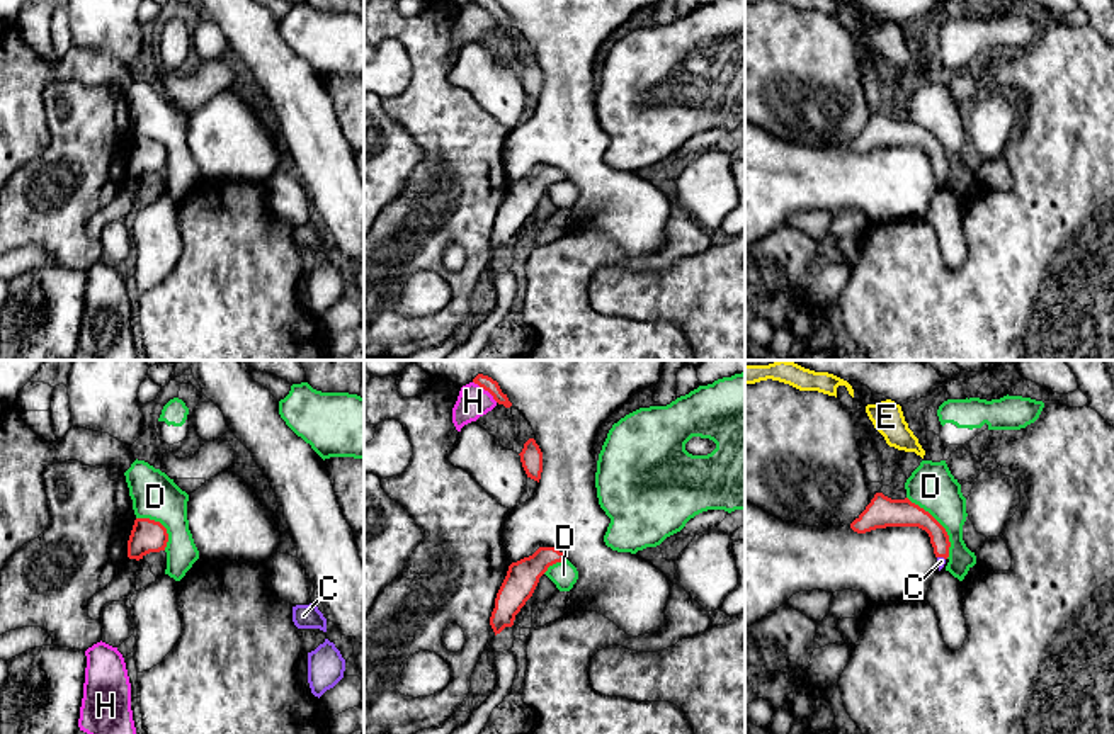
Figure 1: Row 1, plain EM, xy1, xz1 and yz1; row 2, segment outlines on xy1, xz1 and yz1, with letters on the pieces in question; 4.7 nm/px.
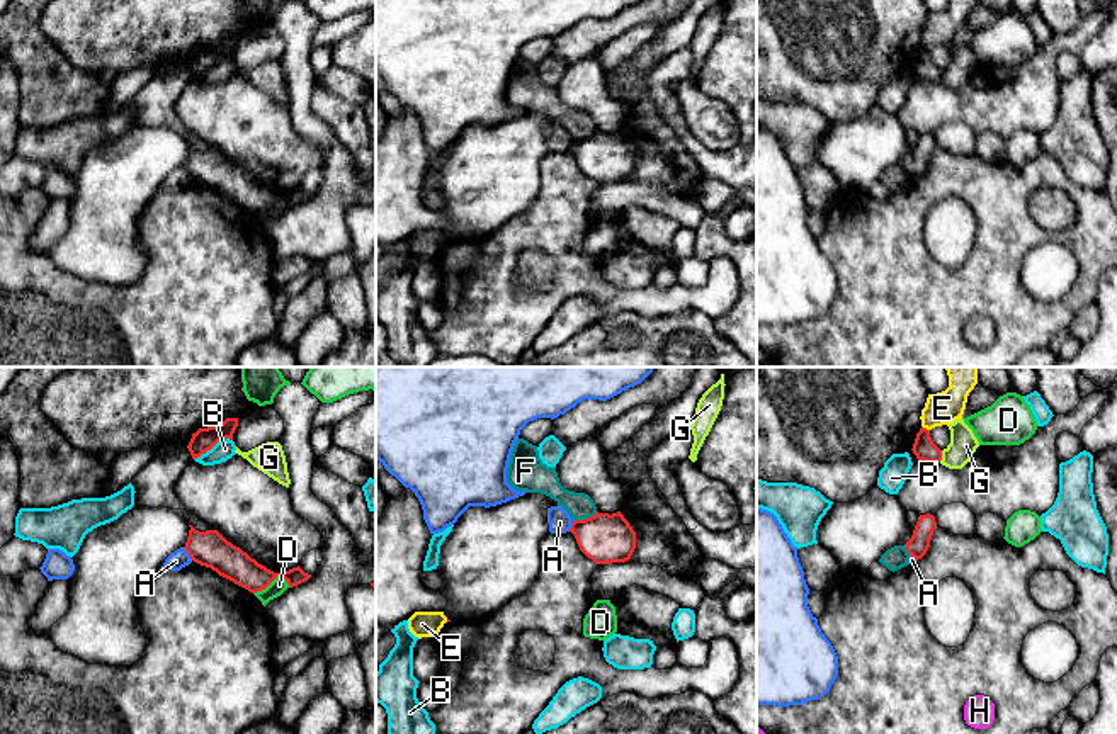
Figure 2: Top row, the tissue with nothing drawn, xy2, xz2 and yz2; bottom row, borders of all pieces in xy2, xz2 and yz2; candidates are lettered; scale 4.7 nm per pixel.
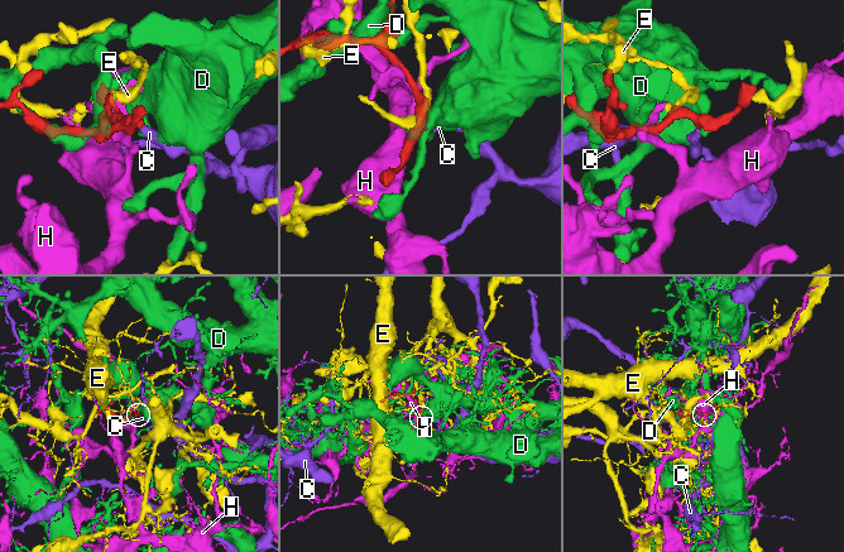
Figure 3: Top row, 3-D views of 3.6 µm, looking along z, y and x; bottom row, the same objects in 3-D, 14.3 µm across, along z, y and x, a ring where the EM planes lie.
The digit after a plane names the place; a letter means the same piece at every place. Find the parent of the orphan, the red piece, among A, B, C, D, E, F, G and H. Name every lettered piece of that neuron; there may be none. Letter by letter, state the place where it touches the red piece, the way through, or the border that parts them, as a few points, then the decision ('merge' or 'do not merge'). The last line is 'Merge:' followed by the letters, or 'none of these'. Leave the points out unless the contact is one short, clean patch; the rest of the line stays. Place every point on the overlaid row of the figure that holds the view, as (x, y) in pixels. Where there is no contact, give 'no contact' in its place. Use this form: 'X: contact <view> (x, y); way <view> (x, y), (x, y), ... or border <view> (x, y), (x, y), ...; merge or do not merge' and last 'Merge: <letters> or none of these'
A: contact xy2 (189, 554); border xy2 (184, 547), (192, 559); do not merge
B: contact xy2 (213, 446); do not merge
C: contact yz1 (941, 556); way yz1 (907, 515), (937, 534), (941, 556), (941, 561); merge
D: contact yz1 (941, 525); do not merge
E: contact yz2 (925, 429); do not merge
F: contact xz2 (585, 519); border xz2 (597, 512), (573, 522); do not merge
G: contact yz2 (941, 456); border yz2 (942, 451), (939, 461); do not merge
H: contact xz1 (485, 389); border xz1 (473, 381), (497, 401); do not merge
Merge: C

